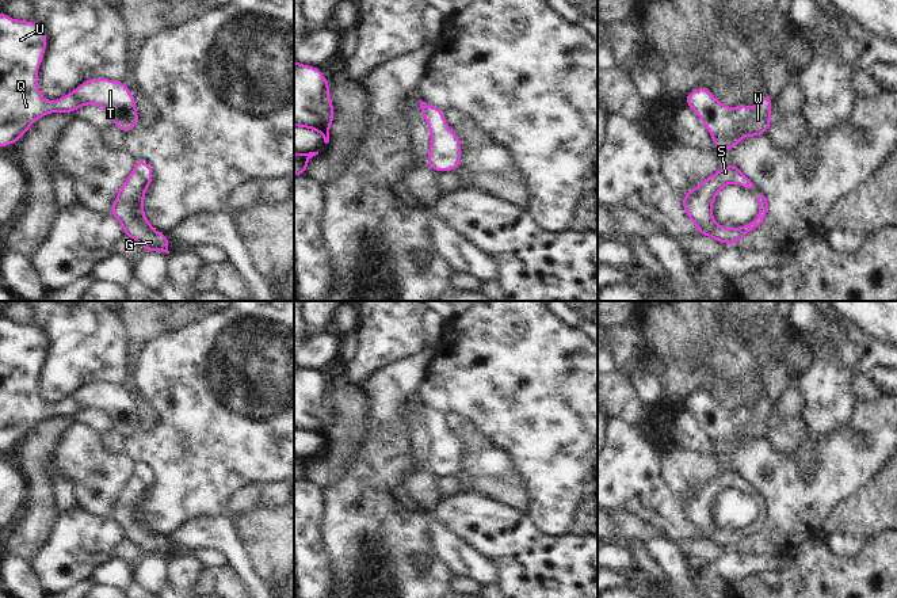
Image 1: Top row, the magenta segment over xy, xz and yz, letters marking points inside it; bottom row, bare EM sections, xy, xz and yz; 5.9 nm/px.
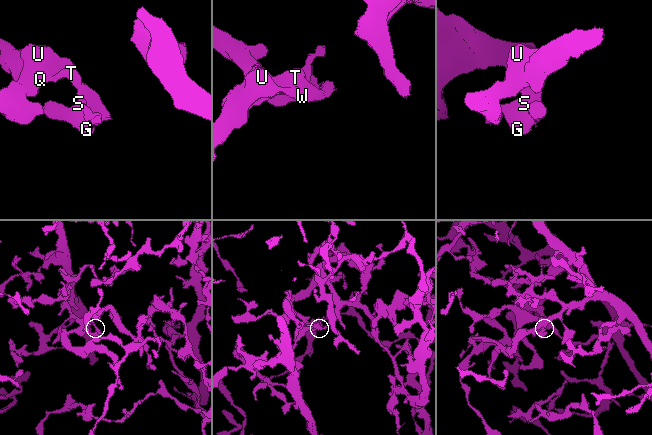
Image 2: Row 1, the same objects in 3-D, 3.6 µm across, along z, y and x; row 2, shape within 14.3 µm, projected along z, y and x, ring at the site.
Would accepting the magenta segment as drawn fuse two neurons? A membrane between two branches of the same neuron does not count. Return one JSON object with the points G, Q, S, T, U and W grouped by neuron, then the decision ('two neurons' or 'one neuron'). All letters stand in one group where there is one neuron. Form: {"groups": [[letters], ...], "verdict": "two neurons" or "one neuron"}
{"groups": [["G", "Q", "S", "T", "U", "W"]], "verdict": "one neuron"}

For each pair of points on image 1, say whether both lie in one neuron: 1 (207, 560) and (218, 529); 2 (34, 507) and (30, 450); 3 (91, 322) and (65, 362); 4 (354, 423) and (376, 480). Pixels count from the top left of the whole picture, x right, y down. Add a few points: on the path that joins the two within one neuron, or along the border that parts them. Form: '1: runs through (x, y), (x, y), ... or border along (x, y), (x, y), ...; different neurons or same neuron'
1: border along (195, 551), (214, 549), (225, 557), (226, 564); different neurons
2: runs through (35, 494), (34, 464); same neuron
3: runs through (91, 331), (88, 339), (75, 353); same neuron
4: border along (369, 415), (369, 434), (358, 456), (344, 473); different neurons

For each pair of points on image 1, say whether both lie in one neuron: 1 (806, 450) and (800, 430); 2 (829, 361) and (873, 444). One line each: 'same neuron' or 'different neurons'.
1: different neurons
2: different neurons

